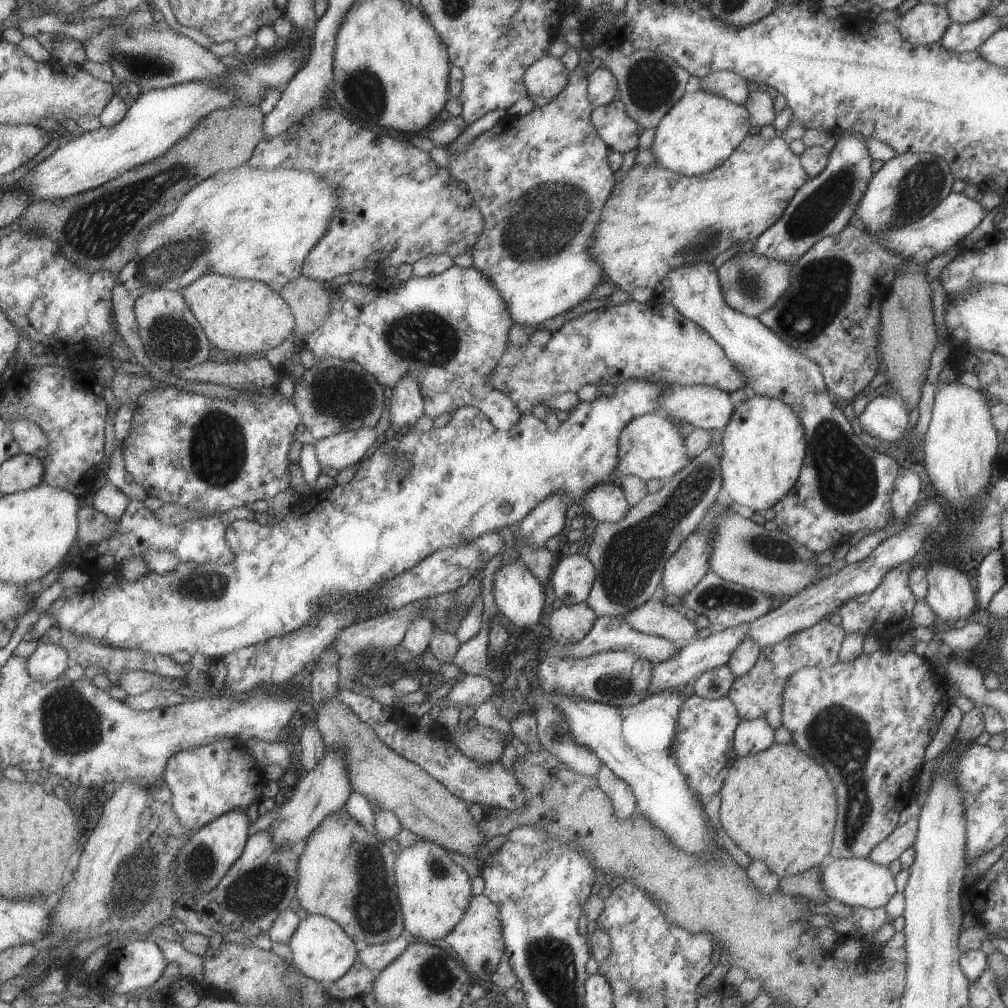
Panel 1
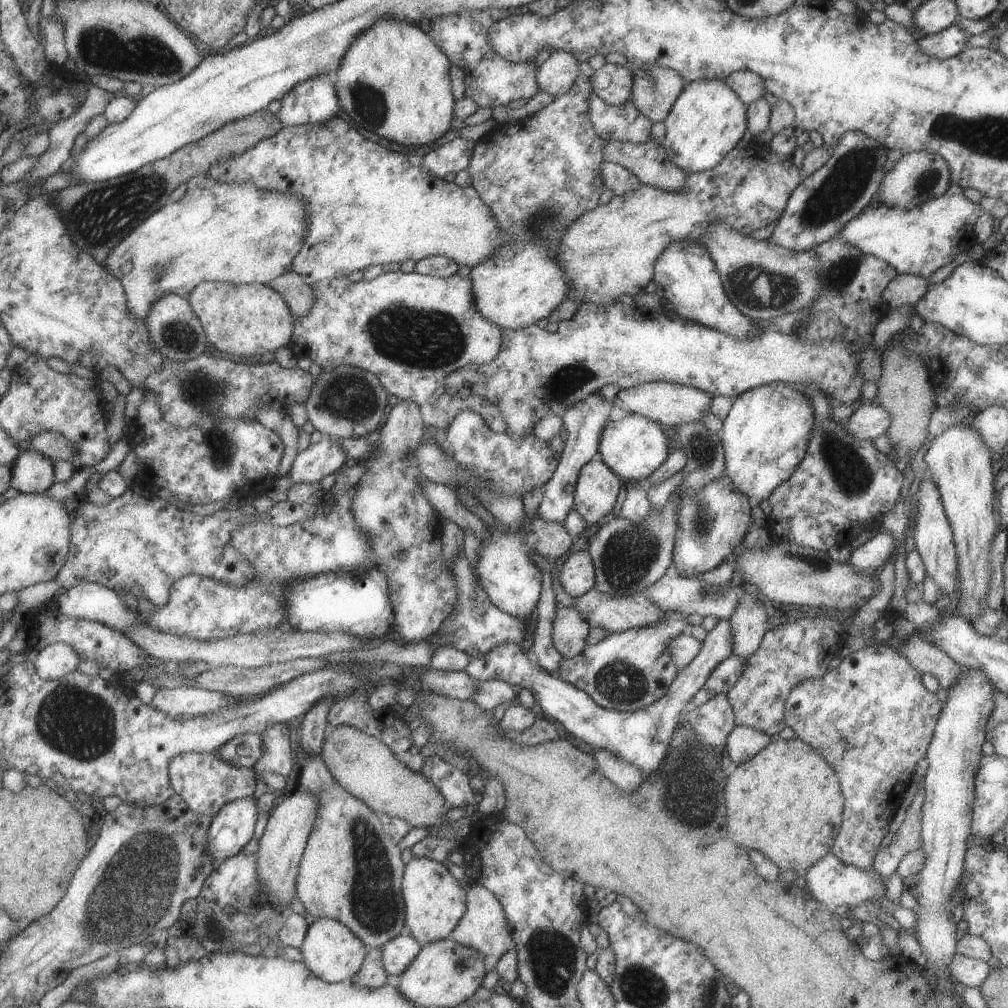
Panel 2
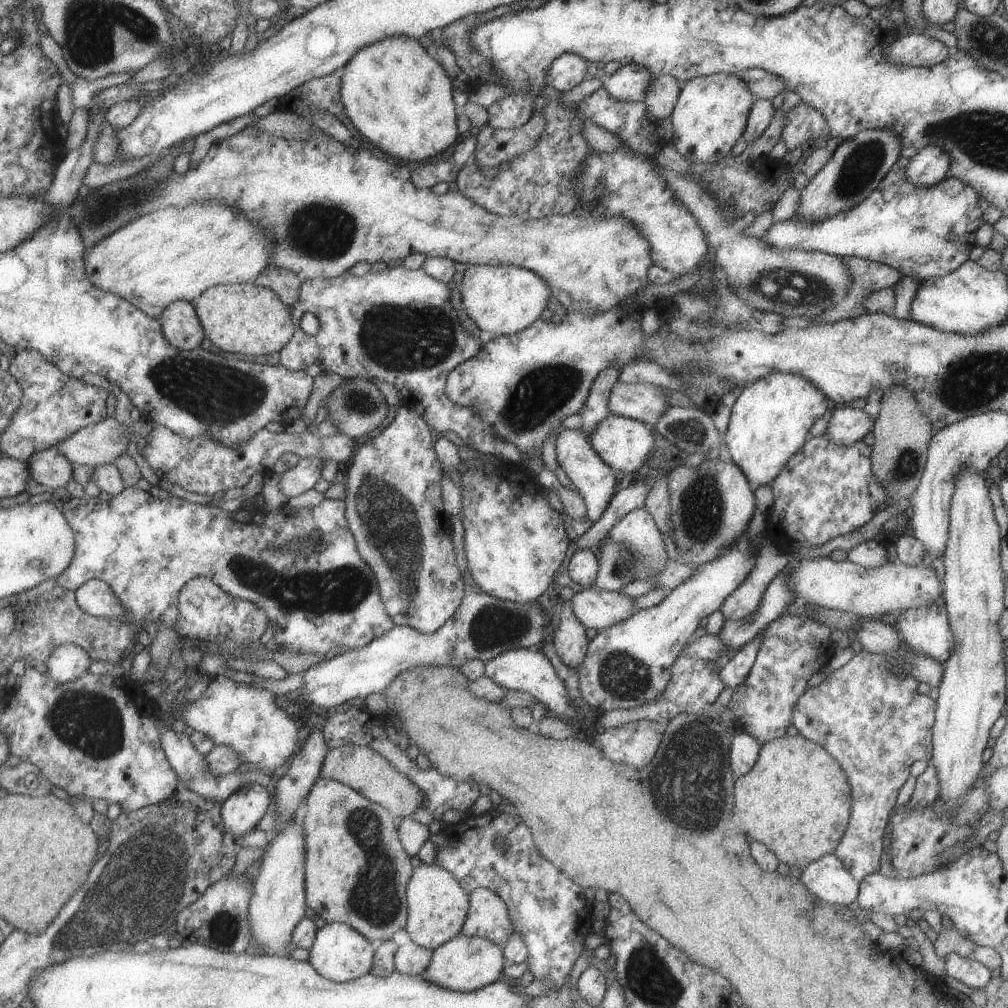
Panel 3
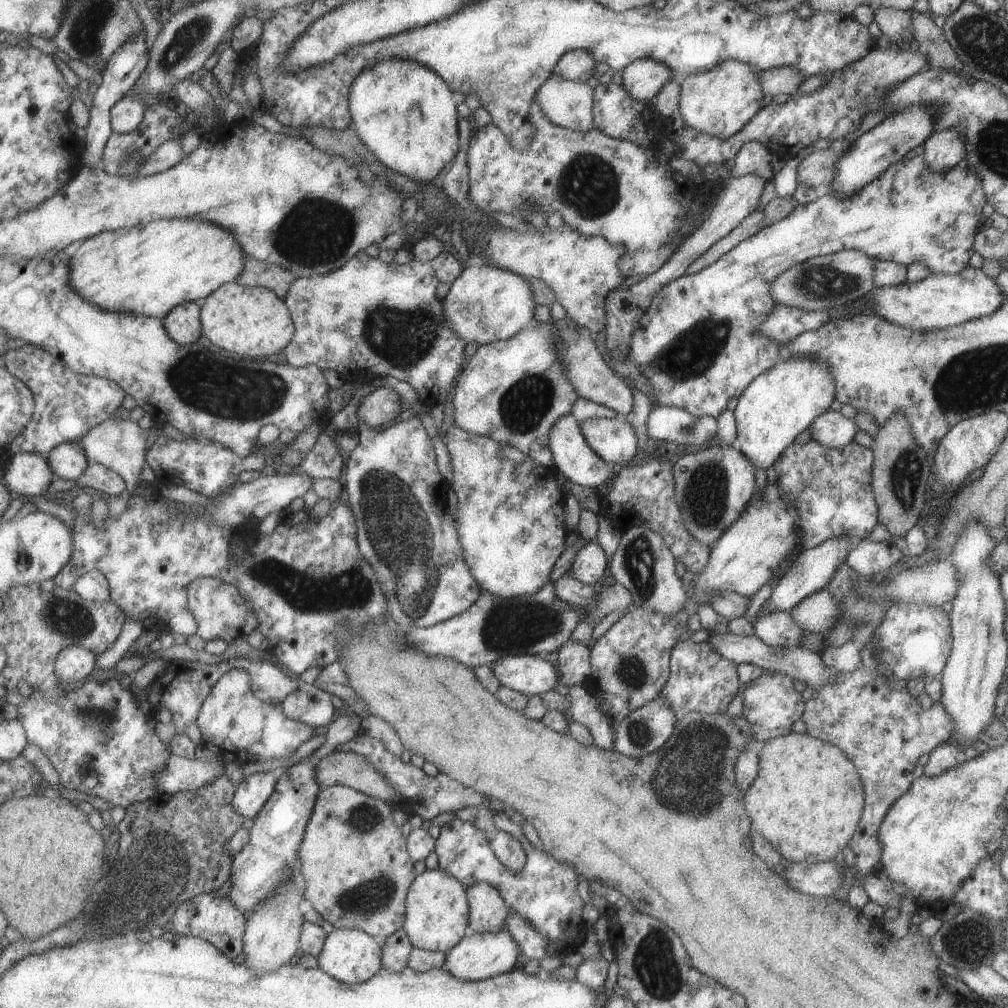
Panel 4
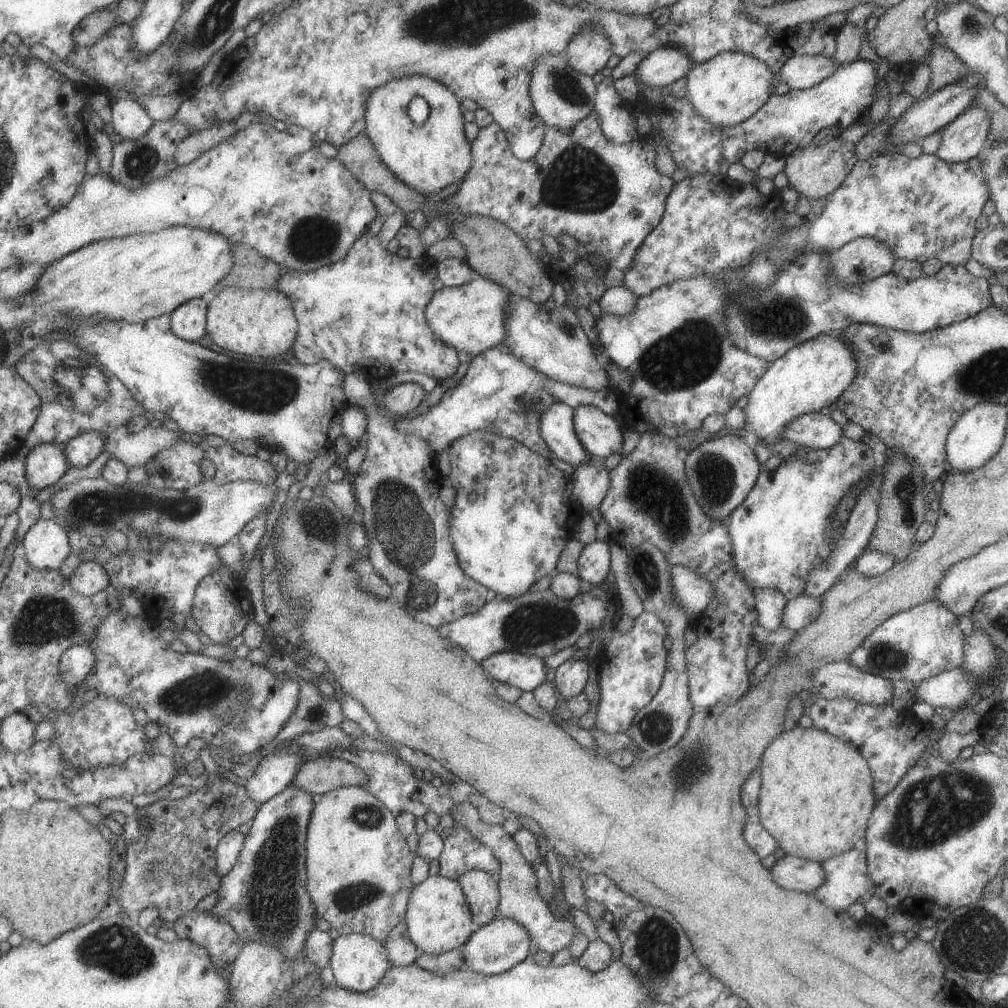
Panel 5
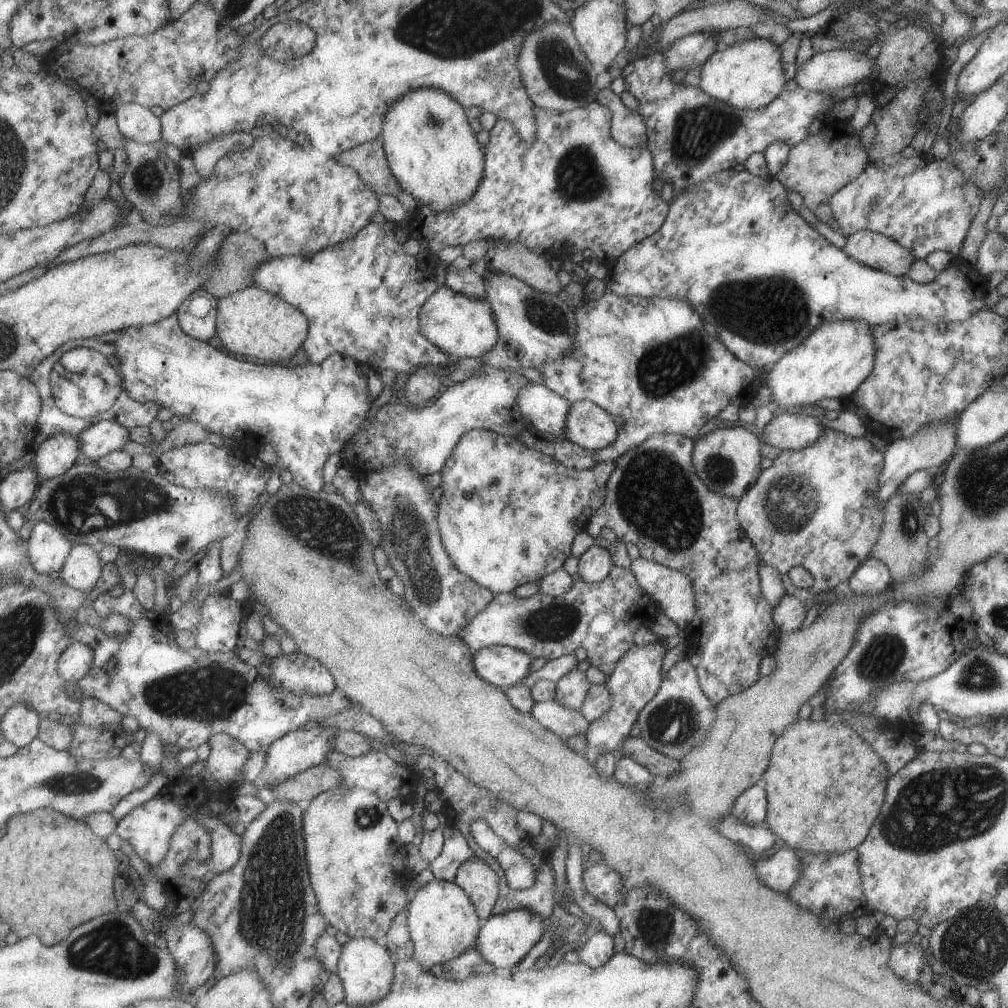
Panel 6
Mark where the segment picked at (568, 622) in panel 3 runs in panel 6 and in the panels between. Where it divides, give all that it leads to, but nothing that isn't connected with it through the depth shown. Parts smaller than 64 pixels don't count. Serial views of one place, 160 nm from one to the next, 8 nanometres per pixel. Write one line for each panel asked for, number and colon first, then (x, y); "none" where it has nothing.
4: (573, 659)
5: (570, 677)
6: (570, 690)

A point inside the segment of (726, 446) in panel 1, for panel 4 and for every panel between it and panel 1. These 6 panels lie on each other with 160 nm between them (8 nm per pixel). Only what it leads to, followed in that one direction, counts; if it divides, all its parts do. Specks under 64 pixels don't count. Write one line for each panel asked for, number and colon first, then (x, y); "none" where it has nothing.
2: (765, 434)
3: (769, 420)
4: (784, 400)

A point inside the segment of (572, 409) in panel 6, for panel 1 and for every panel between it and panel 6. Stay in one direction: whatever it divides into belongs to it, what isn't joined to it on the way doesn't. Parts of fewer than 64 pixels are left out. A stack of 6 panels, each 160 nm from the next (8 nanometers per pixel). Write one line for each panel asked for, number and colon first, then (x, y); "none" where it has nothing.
1: (648, 447)
2: (632, 447)
3: (623, 443)
4: (613, 440)
5: (600, 435)

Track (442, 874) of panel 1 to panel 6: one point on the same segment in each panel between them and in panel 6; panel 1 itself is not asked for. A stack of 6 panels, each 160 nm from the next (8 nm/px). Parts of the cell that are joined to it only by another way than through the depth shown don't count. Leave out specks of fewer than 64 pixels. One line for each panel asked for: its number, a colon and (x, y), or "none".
2: (434, 902)
3: (436, 906)
4: (436, 913)
5: (437, 918)
6: (442, 924)

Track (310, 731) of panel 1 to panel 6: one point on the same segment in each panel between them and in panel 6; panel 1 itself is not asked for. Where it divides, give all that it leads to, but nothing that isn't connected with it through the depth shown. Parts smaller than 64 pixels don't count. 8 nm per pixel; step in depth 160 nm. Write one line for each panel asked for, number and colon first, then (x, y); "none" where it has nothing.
2: (351, 871)
3: (355, 870)
4: (356, 870)
5: (357, 864)
6: (354, 864)

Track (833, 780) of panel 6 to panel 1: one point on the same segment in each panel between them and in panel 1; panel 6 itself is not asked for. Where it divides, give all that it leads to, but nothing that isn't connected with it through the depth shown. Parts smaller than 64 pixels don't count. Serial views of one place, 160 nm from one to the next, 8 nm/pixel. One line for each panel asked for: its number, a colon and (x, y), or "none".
1: (777, 805)
2: (785, 802)
3: (796, 800)
4: (807, 799)
5: (815, 797)

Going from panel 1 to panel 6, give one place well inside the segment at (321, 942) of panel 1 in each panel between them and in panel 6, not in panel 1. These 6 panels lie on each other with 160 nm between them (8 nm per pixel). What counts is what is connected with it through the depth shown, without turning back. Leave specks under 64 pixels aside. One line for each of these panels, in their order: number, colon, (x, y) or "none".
2: (330, 950)
3: (339, 953)
4: (349, 956)
5: (357, 962)
6: (364, 968)

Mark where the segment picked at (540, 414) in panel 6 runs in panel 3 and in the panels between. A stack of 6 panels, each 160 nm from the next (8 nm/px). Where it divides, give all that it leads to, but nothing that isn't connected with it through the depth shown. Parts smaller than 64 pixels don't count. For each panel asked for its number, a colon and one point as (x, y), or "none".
3: (595, 480)
4: (571, 457)
5: (556, 429)

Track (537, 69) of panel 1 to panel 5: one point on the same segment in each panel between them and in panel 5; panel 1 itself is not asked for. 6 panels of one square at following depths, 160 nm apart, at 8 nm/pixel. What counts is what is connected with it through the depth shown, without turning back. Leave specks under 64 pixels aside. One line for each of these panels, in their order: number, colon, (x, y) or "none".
2: (558, 72)
3: (567, 70)
4: (577, 65)
5: (587, 53)

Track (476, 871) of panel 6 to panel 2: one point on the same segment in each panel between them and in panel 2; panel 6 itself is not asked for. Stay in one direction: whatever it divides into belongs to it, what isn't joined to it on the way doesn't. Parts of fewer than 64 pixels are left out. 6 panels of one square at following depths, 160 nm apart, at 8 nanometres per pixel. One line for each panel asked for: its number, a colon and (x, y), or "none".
2: (483, 927)
3: (487, 917)
4: (487, 911)
5: (480, 891)

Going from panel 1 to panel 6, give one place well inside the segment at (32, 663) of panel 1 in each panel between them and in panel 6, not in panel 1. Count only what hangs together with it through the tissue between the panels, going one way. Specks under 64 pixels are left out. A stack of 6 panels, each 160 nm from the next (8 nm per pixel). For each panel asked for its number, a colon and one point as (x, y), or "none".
2: (56, 661)
3: (69, 661)
4: (74, 666)
5: (78, 663)
6: (76, 662)

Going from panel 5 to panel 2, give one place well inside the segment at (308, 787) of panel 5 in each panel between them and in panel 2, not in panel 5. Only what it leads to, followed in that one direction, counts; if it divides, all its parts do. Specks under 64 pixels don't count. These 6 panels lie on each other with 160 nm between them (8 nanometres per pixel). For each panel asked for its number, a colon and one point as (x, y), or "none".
2: (364, 767)
3: (364, 770)
4: (351, 770)

